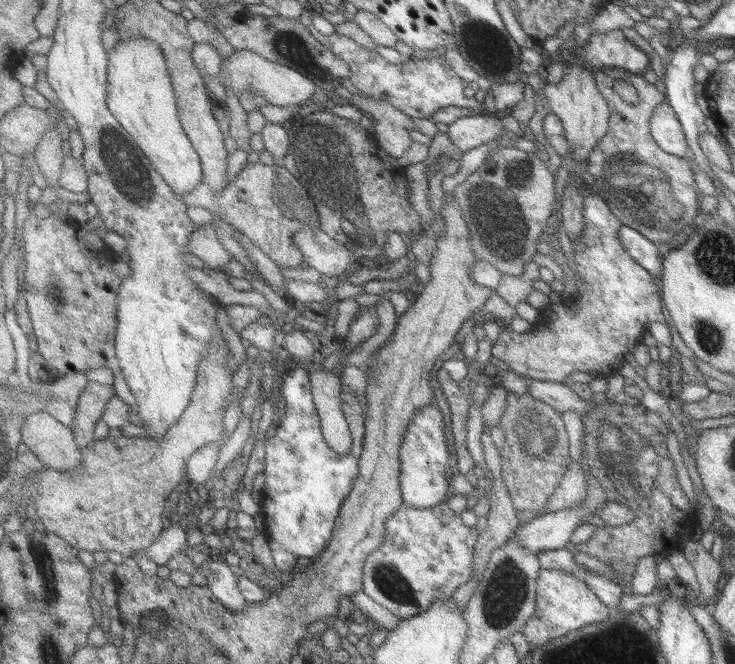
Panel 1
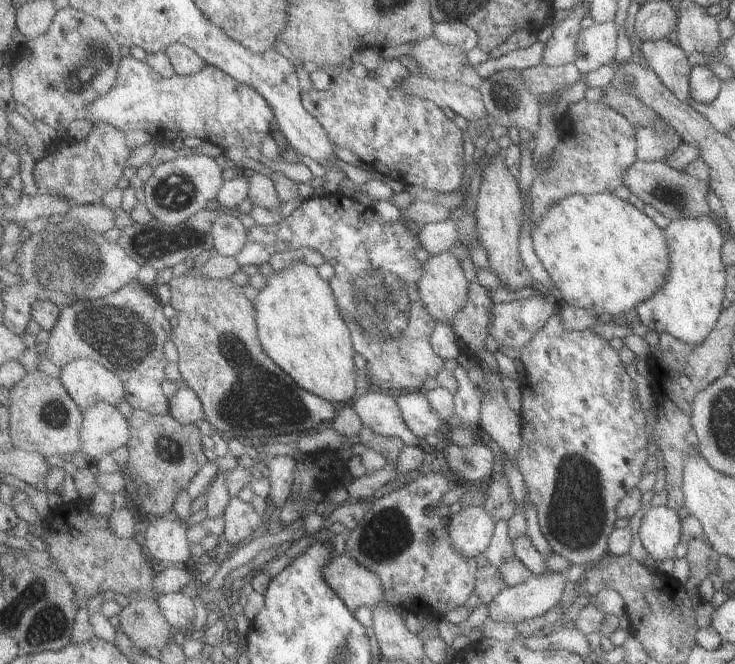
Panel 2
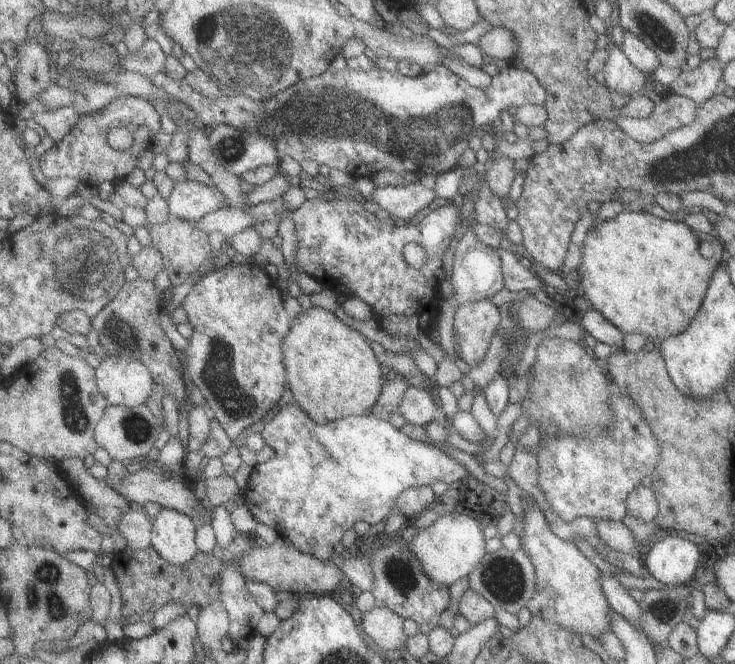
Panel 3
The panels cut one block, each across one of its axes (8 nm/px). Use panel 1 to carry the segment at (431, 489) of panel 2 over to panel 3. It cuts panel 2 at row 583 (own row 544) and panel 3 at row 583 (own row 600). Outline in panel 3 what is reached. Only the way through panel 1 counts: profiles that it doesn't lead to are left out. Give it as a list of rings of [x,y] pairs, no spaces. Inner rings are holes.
[[[409,534],[405,538],[379,538],[375,548],[371,550],[371,570],[373,570],[373,598],[377,608],[389,608],[399,614],[403,620],[415,620],[421,626],[421,634],[431,634],[431,630],[439,628],[441,614],[451,604],[449,586],[433,582],[425,570],[421,560],[411,550]]]

